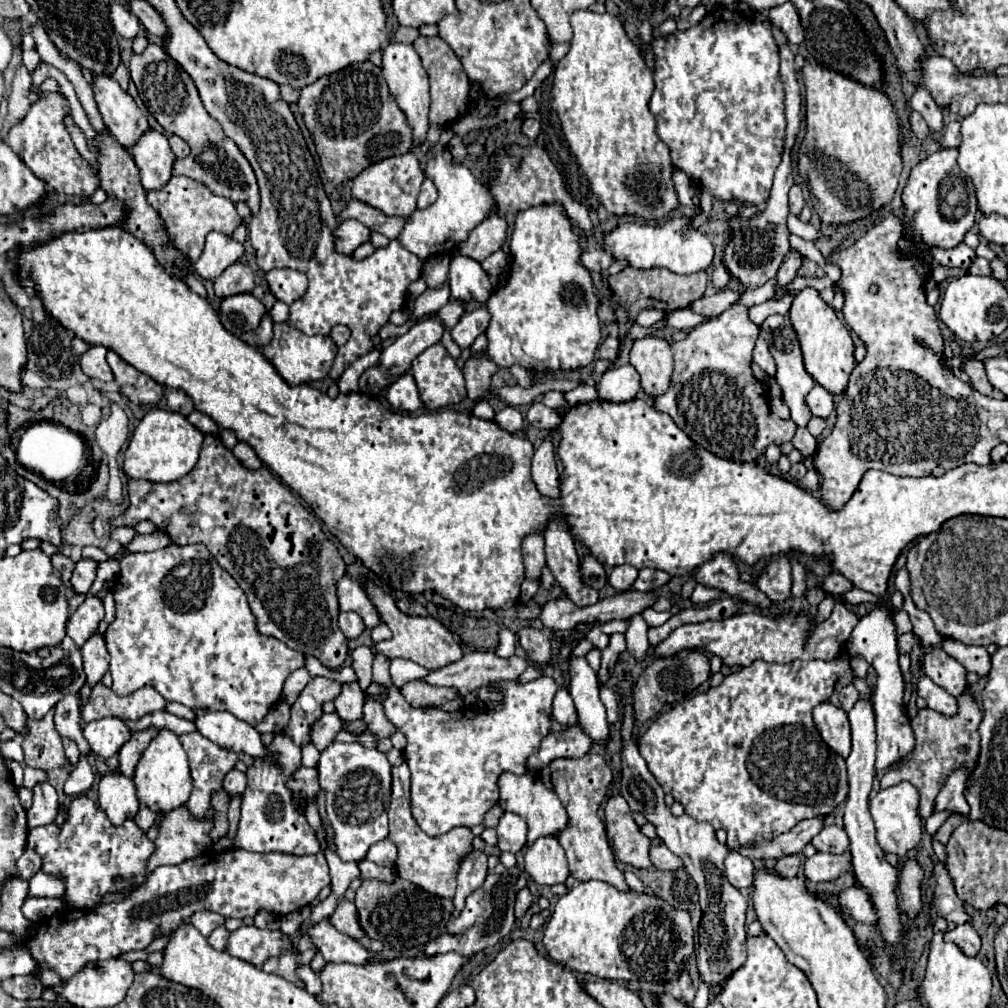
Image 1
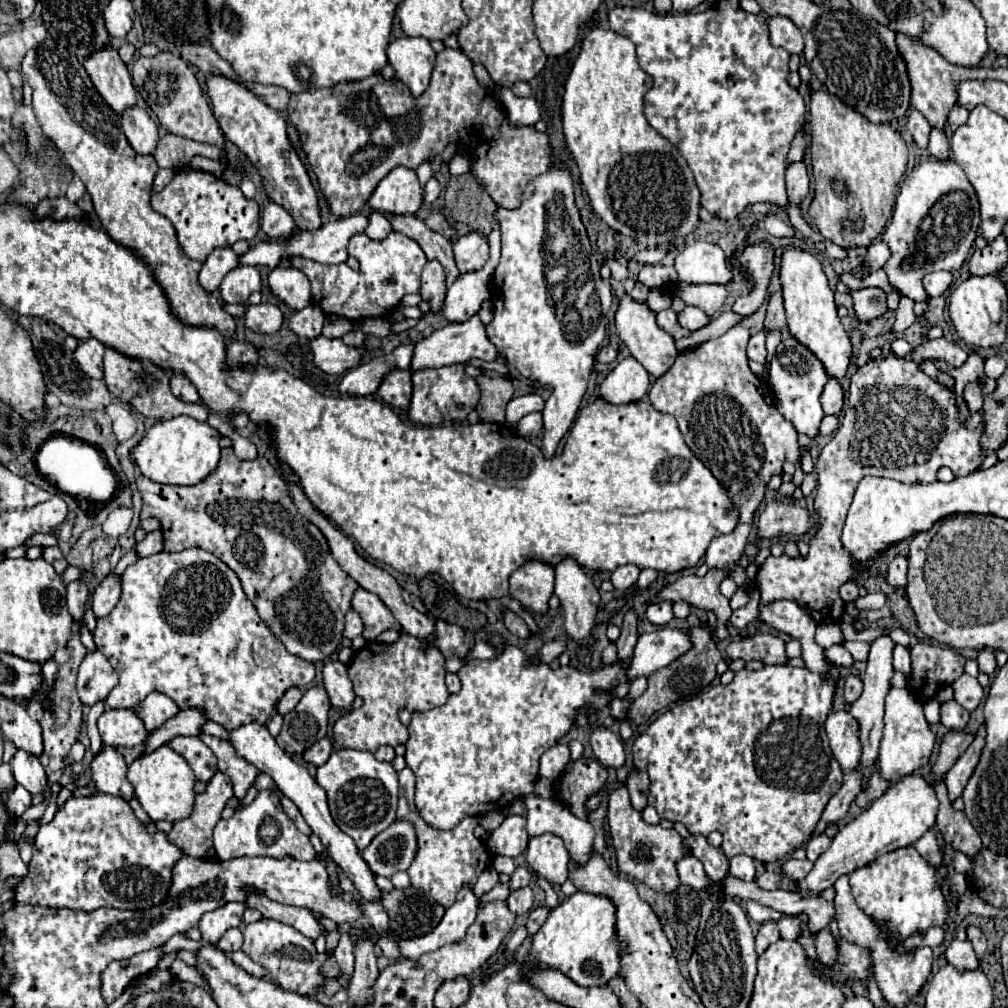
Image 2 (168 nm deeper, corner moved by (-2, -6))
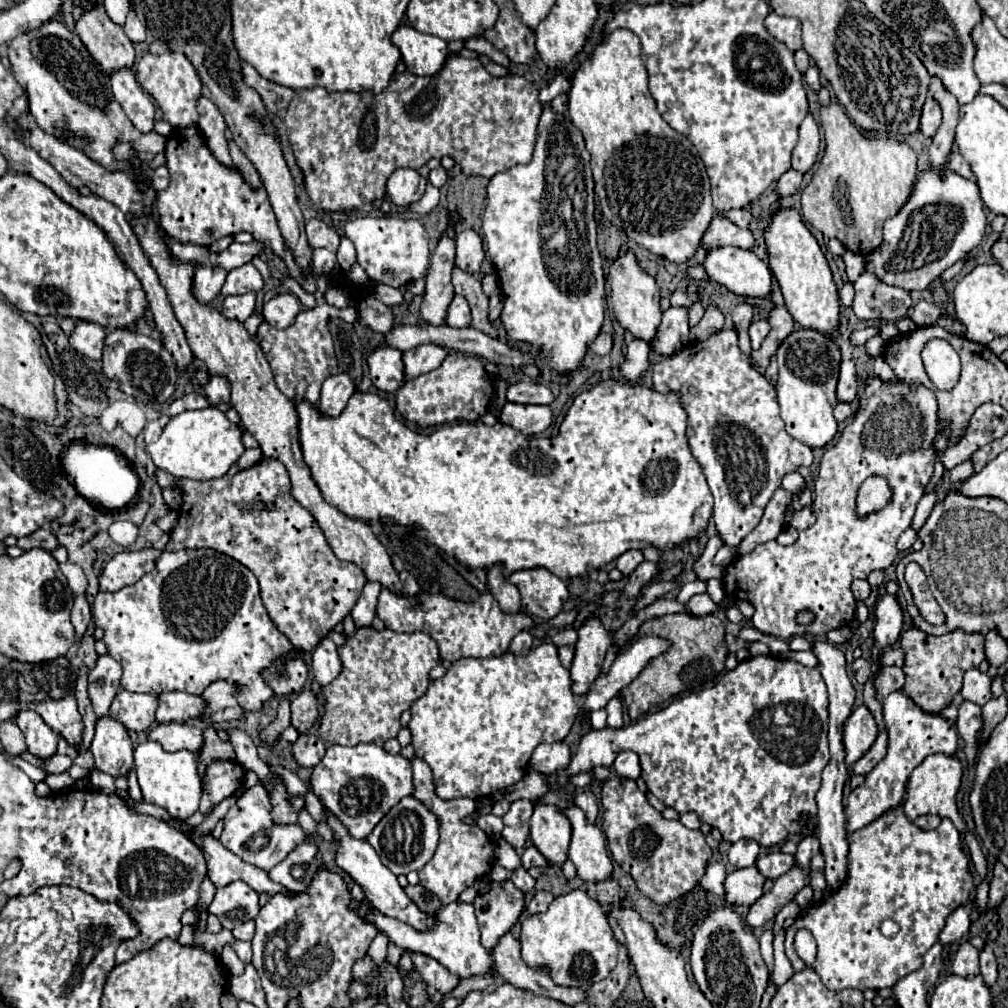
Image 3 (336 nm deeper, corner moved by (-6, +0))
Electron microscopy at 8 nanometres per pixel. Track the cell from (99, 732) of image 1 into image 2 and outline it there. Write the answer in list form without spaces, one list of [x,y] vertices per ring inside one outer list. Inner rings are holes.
[[[110,708],[98,718],[98,728],[102,742],[114,748],[132,748],[144,744],[148,730],[138,718],[134,708]]]

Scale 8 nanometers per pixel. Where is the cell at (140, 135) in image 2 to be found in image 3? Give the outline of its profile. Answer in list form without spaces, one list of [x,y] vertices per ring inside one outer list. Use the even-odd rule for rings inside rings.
[[[124,68],[124,70],[114,72],[110,80],[112,80],[114,98],[122,106],[130,122],[140,132],[152,132],[154,130],[154,104],[150,96],[146,96],[142,88],[138,86],[134,72]]]

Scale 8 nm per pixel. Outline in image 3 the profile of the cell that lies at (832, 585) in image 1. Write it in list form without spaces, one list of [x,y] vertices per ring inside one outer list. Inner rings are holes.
[[[854,580],[852,582],[852,594],[856,600],[866,600],[866,596],[870,594],[870,584],[866,580]]]

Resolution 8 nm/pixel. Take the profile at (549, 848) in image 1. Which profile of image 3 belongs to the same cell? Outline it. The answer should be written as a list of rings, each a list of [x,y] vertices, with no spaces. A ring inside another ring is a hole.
[[[538,804],[530,818],[530,836],[538,852],[552,866],[562,866],[566,862],[570,846],[570,822],[560,810],[548,804]]]

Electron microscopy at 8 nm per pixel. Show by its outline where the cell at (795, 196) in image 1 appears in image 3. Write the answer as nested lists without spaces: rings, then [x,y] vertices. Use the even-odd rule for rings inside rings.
[[[808,114],[804,118],[804,122],[800,124],[800,140],[792,152],[792,168],[798,172],[806,172],[812,168],[812,164],[816,162],[820,150],[820,132],[818,132],[818,124],[812,118],[812,114]]]

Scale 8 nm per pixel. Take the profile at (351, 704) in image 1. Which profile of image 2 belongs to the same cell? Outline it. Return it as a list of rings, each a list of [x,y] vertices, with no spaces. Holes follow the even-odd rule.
[[[330,660],[322,668],[324,690],[336,708],[348,708],[354,702],[354,688],[348,678],[346,666],[340,660]]]

